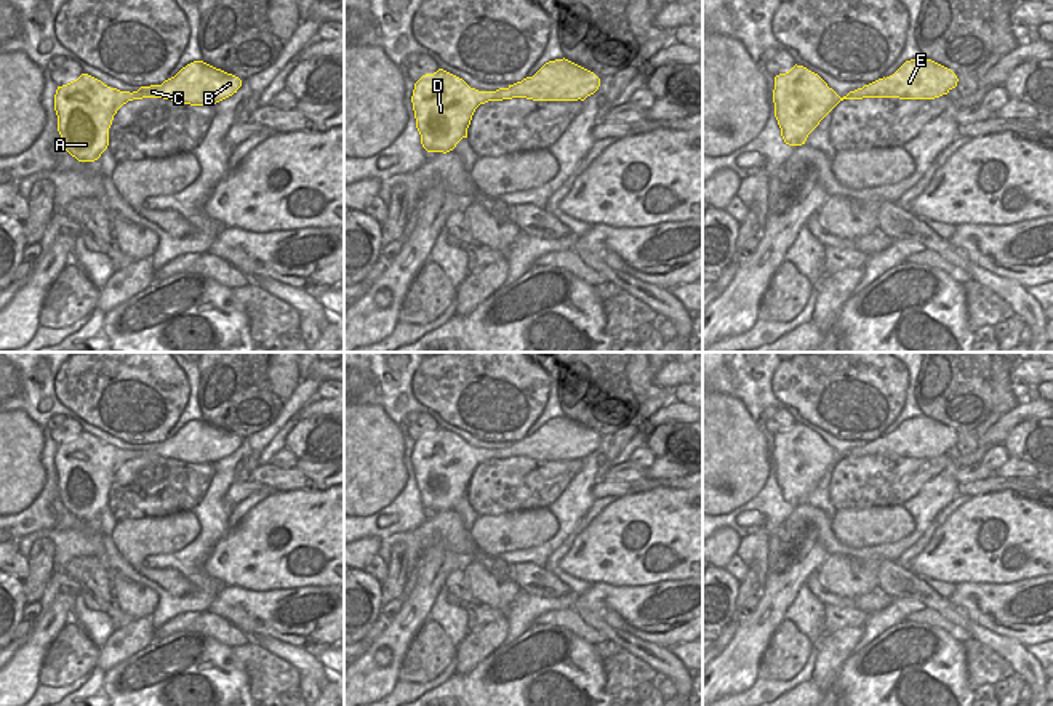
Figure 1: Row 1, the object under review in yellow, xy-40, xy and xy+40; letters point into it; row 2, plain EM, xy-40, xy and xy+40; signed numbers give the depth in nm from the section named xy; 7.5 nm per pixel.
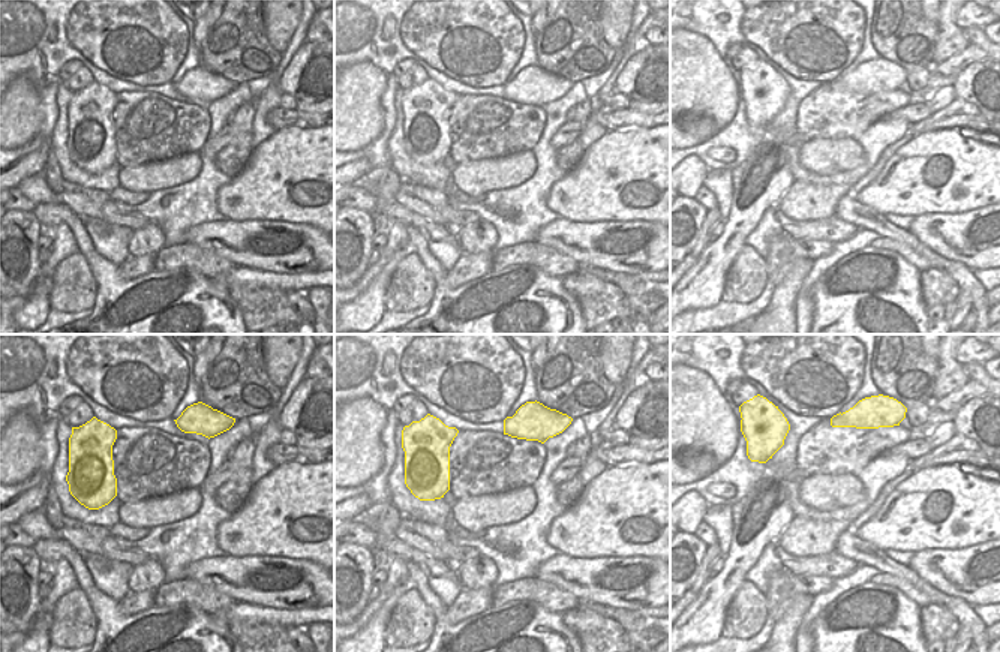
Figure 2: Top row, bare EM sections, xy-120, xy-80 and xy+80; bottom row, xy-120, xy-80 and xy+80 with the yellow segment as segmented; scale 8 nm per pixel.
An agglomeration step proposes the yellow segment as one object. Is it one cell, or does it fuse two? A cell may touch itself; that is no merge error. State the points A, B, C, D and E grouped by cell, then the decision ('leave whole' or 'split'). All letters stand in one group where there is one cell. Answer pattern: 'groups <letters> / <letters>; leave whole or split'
groups A B C D E; leave whole

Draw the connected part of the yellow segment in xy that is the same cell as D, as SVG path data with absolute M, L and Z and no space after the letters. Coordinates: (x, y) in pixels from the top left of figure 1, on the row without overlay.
M563 416L549 419L533 435L496 450L478 450L438 427L414 442L411 461L422 506L427 511L446 512L467 496L472 474L480 463L512 456L584 459L599 445L600 437L594 431Z

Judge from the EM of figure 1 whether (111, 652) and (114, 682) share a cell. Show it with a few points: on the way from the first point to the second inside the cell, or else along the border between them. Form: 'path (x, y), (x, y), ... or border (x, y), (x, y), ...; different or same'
border (144, 647), (106, 669), (96, 666); different

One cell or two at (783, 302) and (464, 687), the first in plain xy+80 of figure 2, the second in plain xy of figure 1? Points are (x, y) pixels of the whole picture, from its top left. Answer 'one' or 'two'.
two

